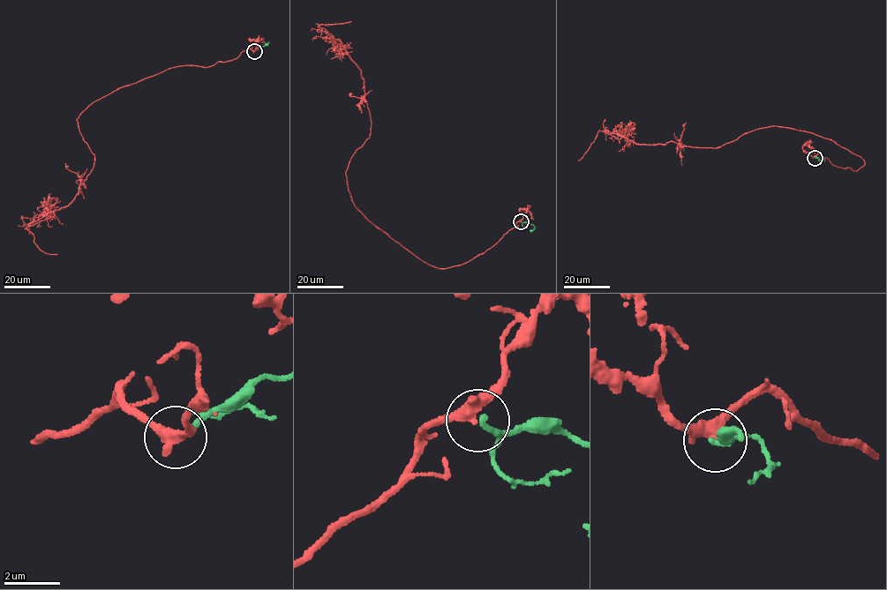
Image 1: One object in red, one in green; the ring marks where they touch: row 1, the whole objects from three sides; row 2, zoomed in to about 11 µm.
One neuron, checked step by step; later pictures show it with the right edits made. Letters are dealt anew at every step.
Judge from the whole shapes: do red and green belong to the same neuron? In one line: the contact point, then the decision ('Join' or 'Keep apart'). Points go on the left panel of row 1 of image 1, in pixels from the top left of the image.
Place: (254, 51). Keep apart

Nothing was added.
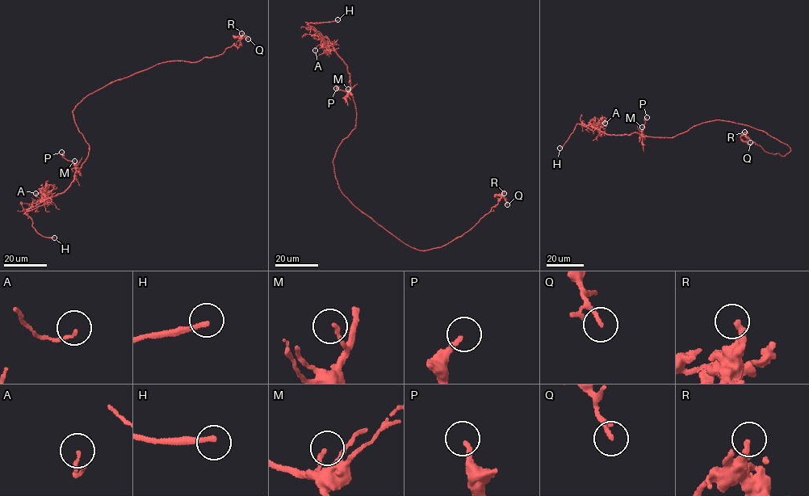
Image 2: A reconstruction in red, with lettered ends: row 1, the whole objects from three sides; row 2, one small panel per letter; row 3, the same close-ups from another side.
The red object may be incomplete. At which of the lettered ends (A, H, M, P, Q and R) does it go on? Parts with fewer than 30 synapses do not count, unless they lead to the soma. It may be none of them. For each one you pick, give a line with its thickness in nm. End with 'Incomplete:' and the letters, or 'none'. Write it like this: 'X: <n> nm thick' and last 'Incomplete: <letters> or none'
H: 200 nm thick
Incomplete: H

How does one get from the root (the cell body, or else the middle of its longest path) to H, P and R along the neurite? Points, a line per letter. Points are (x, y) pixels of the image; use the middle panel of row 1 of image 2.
H: (335, 173), (333, 159), (337, 147), (355, 127), (356, 107), (350, 93), (347, 65), (308, 24), (337, 19)
P: (335, 173), (333, 159), (342, 140), (355, 127), (356, 117), (353, 97), (336, 88)
R: (335, 173), (340, 190), (354, 205), (404, 243), (419, 250), (440, 247), (462, 236), (496, 205), (504, 193)

